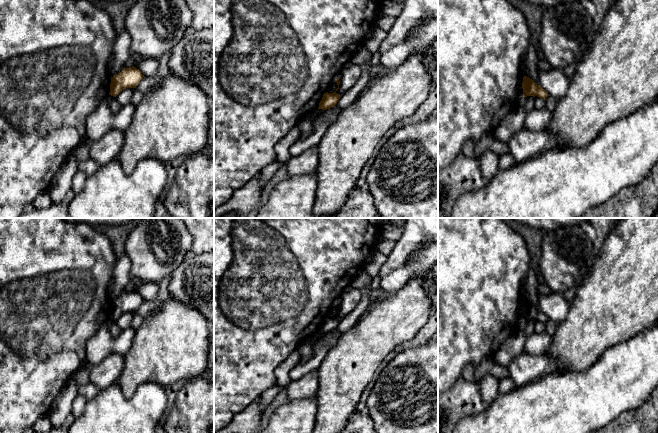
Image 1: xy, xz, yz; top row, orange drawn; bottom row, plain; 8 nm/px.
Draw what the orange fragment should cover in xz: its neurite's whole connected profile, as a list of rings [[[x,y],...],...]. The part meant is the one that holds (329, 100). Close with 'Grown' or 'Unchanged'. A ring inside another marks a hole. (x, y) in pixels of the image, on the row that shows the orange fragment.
[[[336,91],[333,93],[328,93],[328,92],[324,93],[322,100],[319,103],[318,109],[327,110],[334,107],[337,104],[340,97],[341,96],[338,95]]]. Unchanged

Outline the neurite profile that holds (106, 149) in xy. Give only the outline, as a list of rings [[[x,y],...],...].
[[[111,130],[99,140],[90,142],[90,158],[100,165],[106,165],[118,159],[124,141],[124,131]]]

